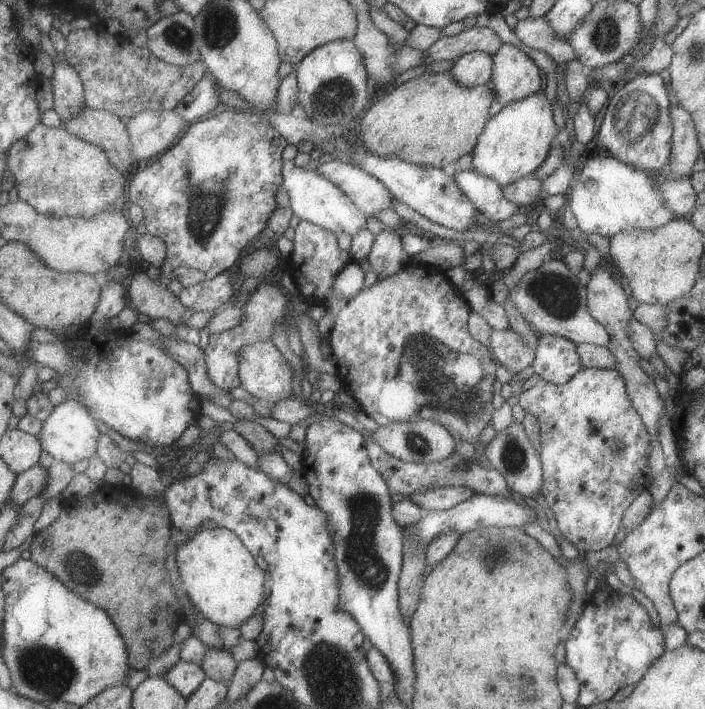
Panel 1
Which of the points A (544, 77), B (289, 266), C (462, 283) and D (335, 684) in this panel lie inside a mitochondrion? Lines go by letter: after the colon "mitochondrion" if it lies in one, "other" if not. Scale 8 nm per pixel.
A: other
B: other
C: other
D: mitochondrion

